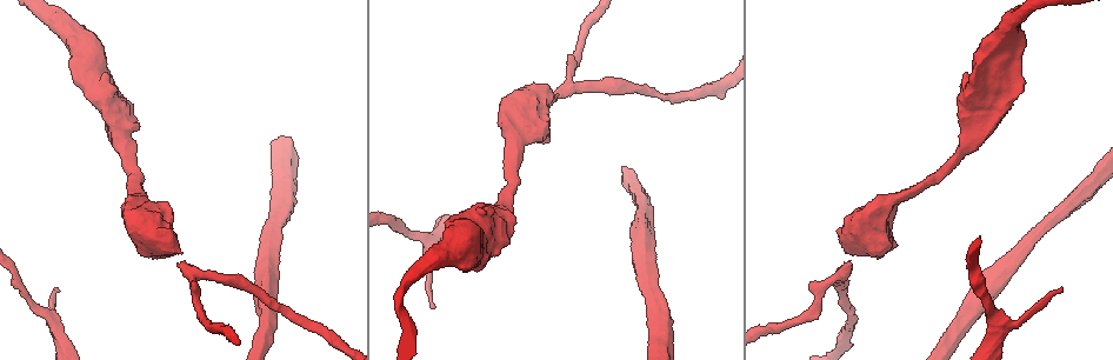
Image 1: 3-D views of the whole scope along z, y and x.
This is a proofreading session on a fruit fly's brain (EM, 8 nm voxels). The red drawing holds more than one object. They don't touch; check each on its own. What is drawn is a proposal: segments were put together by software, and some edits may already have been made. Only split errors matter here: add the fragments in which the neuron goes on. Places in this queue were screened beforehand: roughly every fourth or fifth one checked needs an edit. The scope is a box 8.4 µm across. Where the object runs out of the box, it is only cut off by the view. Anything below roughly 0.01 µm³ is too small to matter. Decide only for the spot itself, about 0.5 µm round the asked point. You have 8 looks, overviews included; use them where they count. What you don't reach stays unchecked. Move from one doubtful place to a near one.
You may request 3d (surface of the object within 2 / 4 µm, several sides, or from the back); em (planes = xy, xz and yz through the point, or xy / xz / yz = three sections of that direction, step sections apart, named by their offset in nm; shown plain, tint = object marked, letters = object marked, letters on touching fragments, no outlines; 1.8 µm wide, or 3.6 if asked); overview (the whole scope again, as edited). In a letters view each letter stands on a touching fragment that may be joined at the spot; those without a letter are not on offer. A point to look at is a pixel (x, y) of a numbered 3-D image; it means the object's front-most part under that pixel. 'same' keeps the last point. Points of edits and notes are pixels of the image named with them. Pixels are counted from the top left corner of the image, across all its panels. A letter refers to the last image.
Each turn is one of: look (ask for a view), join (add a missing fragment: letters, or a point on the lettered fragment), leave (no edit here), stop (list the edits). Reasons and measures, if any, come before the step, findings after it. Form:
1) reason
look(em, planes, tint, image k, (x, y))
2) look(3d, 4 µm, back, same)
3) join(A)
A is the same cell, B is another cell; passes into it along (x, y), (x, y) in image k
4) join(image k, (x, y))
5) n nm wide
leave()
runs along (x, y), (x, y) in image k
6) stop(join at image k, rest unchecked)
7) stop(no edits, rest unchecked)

arms part here
look(em, planes, tint, image 1, (56, 325))

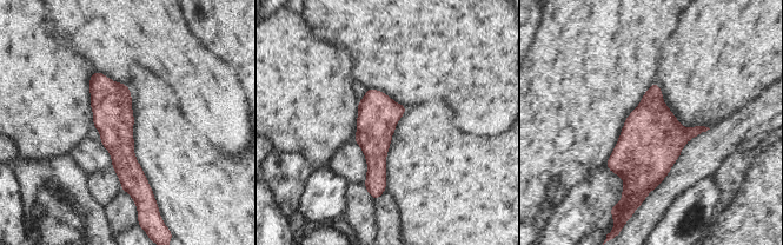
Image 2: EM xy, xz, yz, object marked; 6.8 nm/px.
see the neighbours
look(em, planes, letters, same)

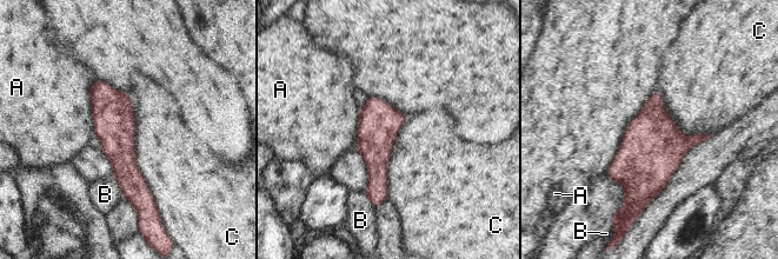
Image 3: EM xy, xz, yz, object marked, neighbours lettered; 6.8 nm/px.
leave()
A, B and C are other cells; border along (127, 93), (134, 161), (157, 206) in image 3; none of them fits

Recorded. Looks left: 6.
abrupt turn
look(em, planes, letters, image 1, (567, 86))

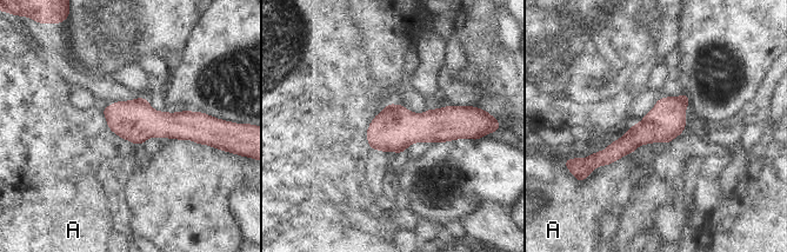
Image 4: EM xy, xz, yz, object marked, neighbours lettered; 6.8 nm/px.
260 nm wide
leave()
A is another cell; runs along (685, 98), (658, 125), (597, 159) in image 4; no lettered fragment goes on from it

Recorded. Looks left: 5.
stop(no edits, rest unchecked)

